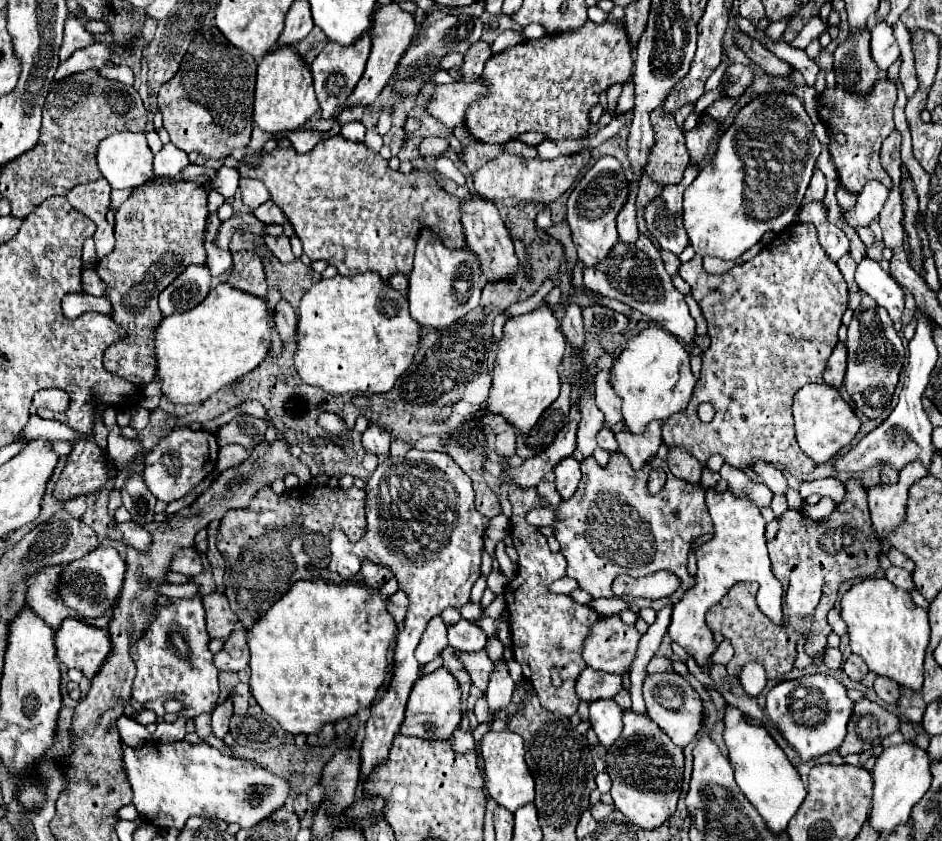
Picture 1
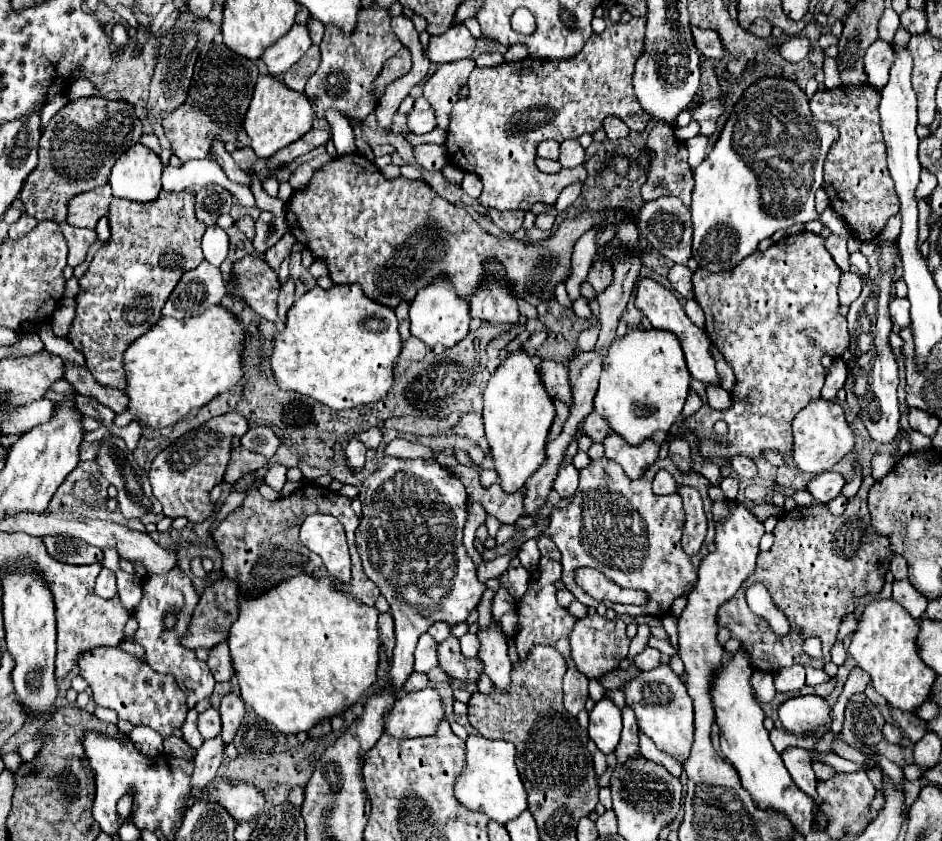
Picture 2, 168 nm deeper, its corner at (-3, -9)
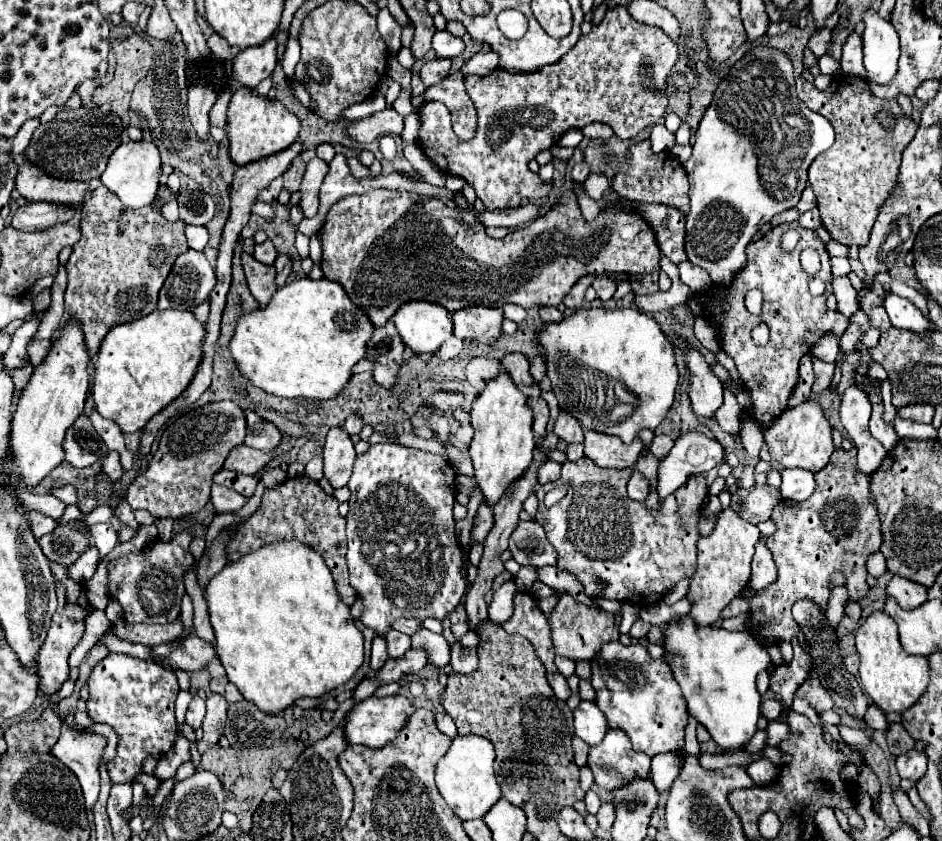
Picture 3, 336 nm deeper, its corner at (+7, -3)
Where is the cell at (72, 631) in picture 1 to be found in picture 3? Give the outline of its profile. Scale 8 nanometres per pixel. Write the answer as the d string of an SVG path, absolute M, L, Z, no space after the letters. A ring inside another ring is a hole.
M112 652L98 662L88 678L90 698L86 702L88 716L94 722L104 722L114 728L118 736L116 756L106 762L112 784L134 782L142 774L142 762L148 756L160 758L166 754L176 738L174 702L178 694L176 674L154 660L142 660L128 654Z

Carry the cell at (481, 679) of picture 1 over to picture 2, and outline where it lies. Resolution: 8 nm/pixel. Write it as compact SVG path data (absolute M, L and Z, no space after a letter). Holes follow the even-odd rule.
M448 638L446 642L440 642L438 656L440 656L440 668L452 678L458 678L462 682L476 682L484 672L480 658L462 656L460 644L456 638Z

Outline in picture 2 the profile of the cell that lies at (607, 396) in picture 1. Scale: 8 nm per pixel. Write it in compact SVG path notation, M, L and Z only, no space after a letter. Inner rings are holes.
M590 412L586 416L586 422L584 422L584 434L588 434L590 438L594 438L594 442L602 442L606 438L606 434L610 434L610 424L606 422L606 418L602 418L600 414L594 414Z

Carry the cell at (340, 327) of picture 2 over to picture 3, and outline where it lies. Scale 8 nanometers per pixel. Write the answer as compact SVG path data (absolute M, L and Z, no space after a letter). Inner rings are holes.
M298 278L278 288L264 308L242 314L228 348L240 374L264 392L330 400L350 380L352 366L364 358L372 332L368 316L350 302L340 284L326 278Z

